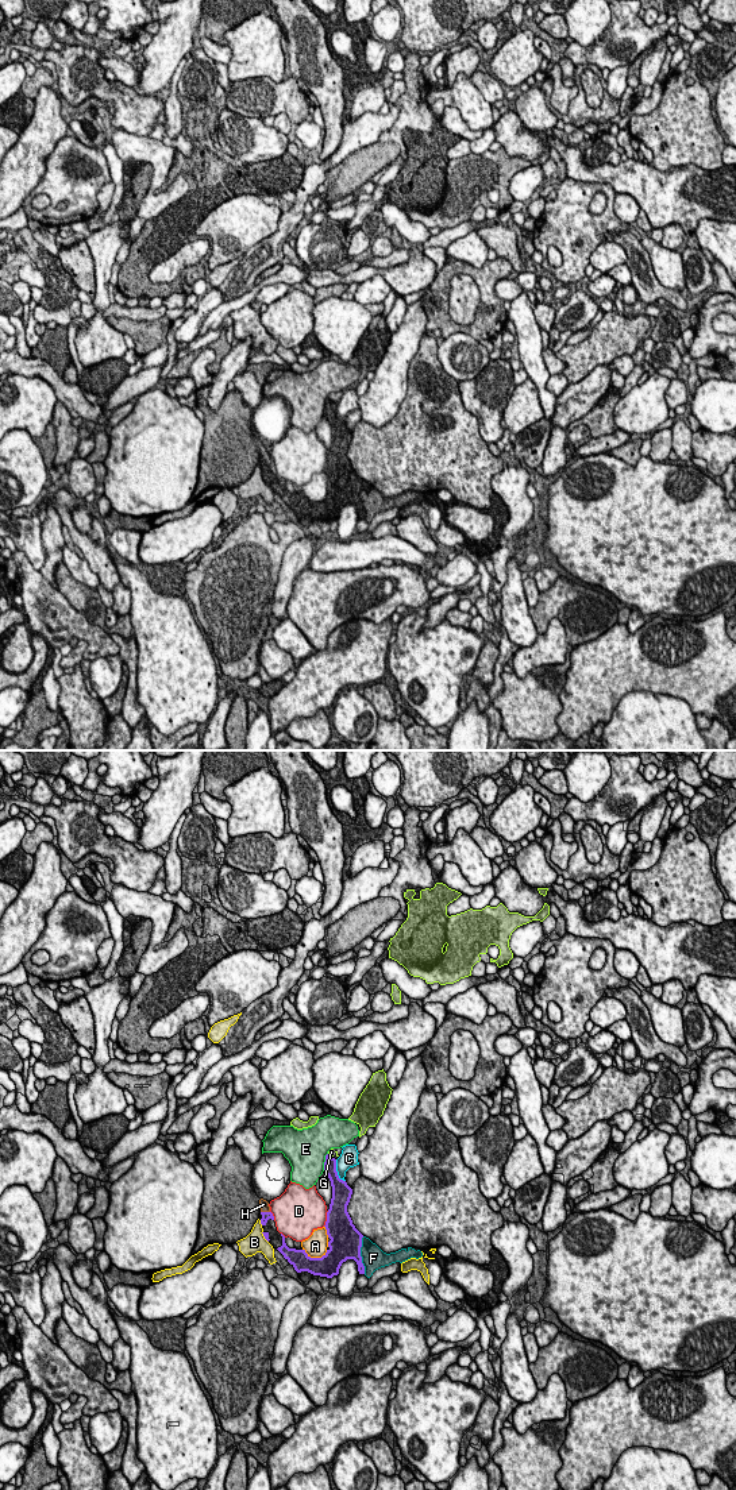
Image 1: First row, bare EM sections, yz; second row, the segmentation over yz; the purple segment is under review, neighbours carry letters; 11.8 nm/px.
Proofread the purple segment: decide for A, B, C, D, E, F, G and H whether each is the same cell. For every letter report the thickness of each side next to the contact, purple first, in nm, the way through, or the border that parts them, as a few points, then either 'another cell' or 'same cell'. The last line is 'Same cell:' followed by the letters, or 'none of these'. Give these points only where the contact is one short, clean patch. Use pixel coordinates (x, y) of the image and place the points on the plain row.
A: 280/280 nm | another cell
B: 100/240 nm | another cell
C: 220/220 nm | another cell
D: 320/440 nm | another cell
E: 160/460 nm | another cell
F: 380/280 nm | another cell
G: 160/60 nm | another cell
H: 100/100 nm | across yz (265, 459), (265, 456), (264, 448) | same cell
Same cell: H

